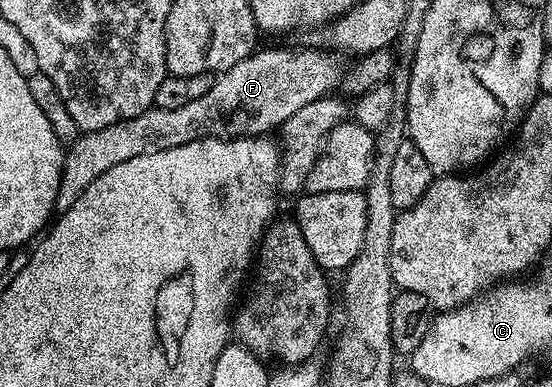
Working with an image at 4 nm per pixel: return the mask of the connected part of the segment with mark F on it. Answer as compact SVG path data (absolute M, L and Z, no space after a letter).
M256 49L255 53L250 54L245 60L241 60L241 64L233 64L233 68L229 68L225 73L218 75L212 81L209 92L205 92L205 96L201 96L201 100L193 100L189 104L185 104L182 108L171 108L169 110L156 110L154 108L141 112L141 116L133 116L129 120L121 120L117 124L109 124L109 128L101 128L100 130L88 130L80 133L76 142L70 143L66 147L63 155L63 171L61 172L61 184L57 192L57 200L55 201L56 211L62 212L70 208L76 200L85 192L85 188L89 188L89 184L93 184L93 180L97 180L97 176L102 176L104 172L109 172L109 168L114 168L117 164L125 164L125 160L133 160L137 156L145 156L153 152L165 152L165 148L181 148L181 144L189 144L196 142L202 138L237 138L240 136L267 136L272 132L278 131L285 120L289 120L289 116L293 116L293 112L297 112L297 108L305 108L305 104L313 104L313 100L328 97L332 93L331 90L340 85L343 81L345 73L345 62L339 59L340 55L334 49L329 50L263 50Z

